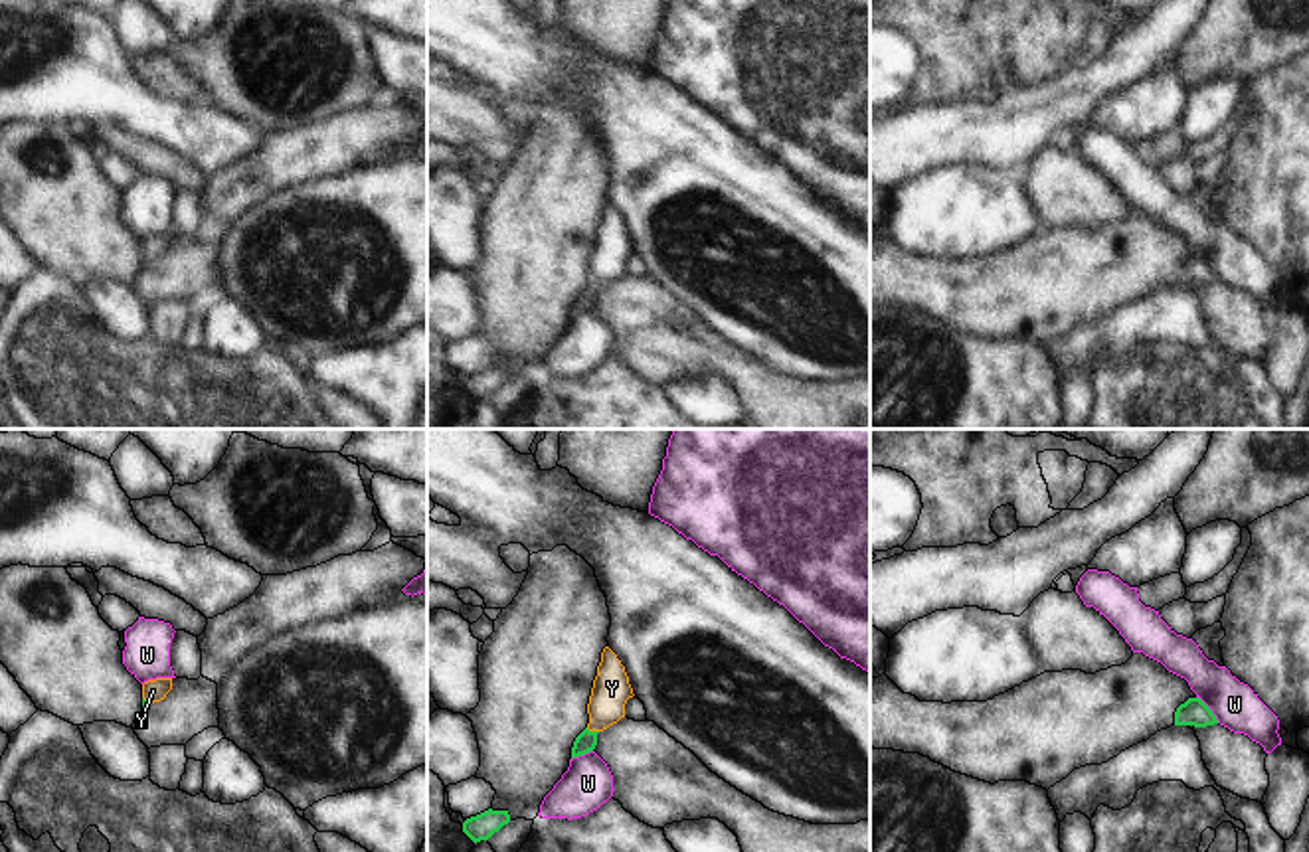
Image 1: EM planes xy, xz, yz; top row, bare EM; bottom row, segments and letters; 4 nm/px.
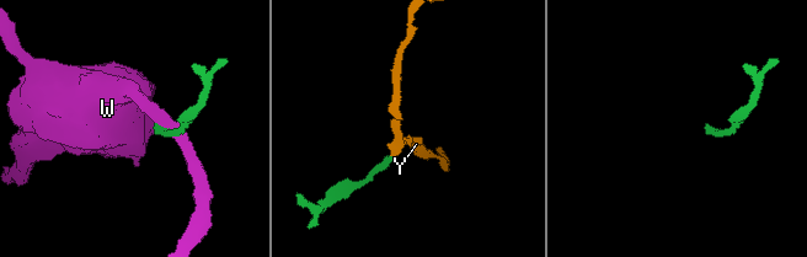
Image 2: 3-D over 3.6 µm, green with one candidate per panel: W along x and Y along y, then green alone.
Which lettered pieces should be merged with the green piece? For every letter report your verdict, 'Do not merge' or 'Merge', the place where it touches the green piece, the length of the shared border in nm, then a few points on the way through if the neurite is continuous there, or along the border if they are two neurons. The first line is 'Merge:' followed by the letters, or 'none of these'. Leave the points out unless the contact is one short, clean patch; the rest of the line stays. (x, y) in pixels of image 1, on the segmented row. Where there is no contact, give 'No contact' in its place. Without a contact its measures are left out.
Merge: Y
W: Do not merge. Touches green at yz (1211, 710). Shared border 140 nm. Boundary: yz (1197, 696), (1219, 722)
Y: Merge. Touches green at xz (592, 732). Shared border 60 nm. Path across: xz (586, 742), (592, 732), (611, 688)

